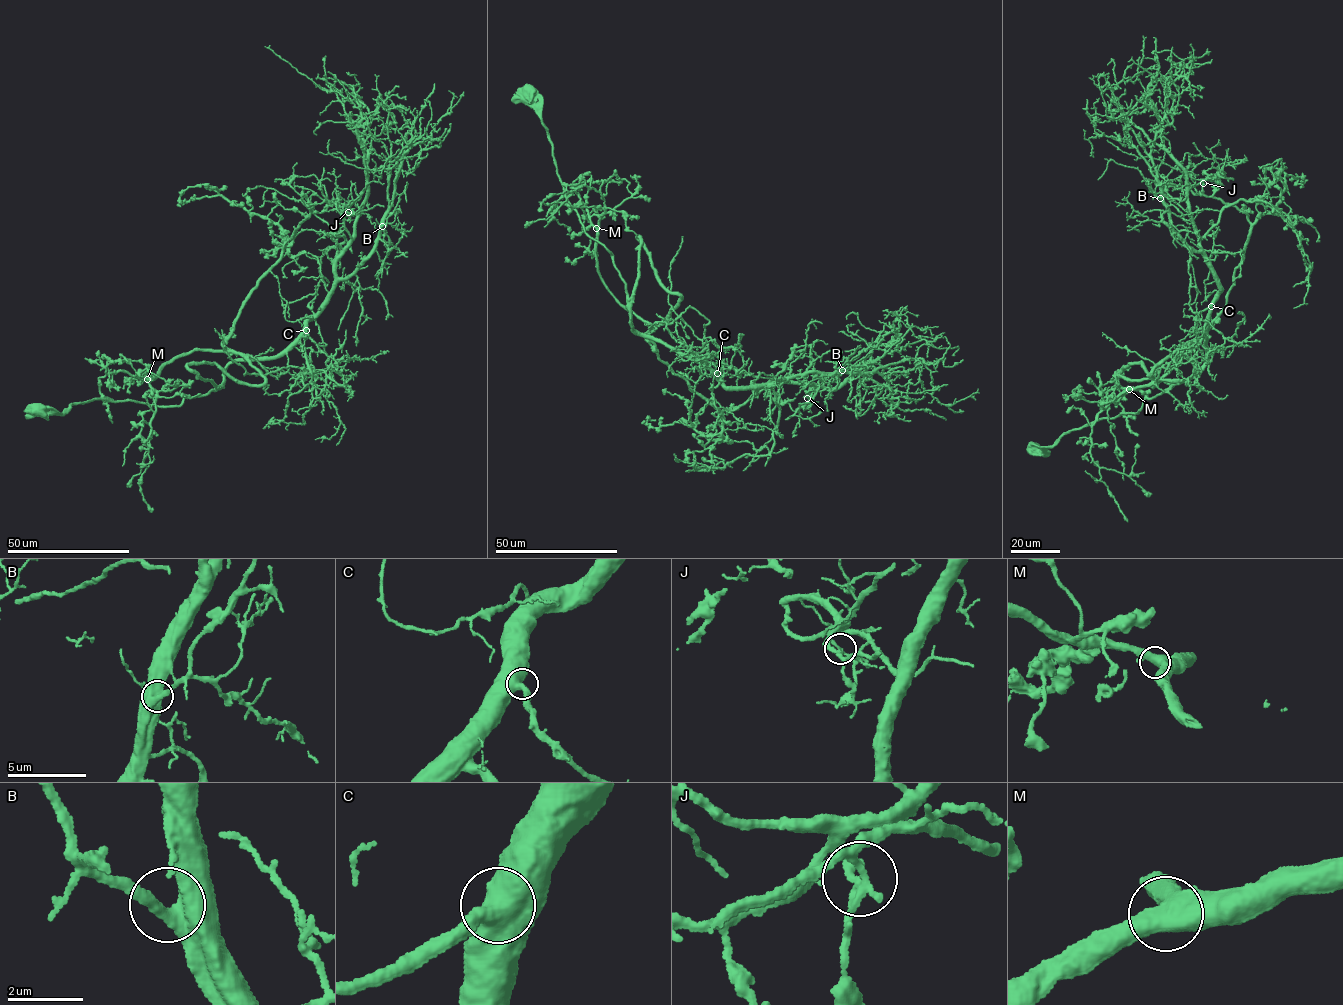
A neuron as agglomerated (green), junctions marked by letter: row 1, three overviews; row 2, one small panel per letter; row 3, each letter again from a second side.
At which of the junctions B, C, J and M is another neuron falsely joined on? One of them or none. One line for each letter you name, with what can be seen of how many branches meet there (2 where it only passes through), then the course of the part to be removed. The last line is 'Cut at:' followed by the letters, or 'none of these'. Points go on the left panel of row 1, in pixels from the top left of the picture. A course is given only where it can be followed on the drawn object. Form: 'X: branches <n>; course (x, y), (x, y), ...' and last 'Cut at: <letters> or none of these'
J: branches 2; course (348, 212), (366, 185), (380, 177), (372, 159)
Cut at: J

